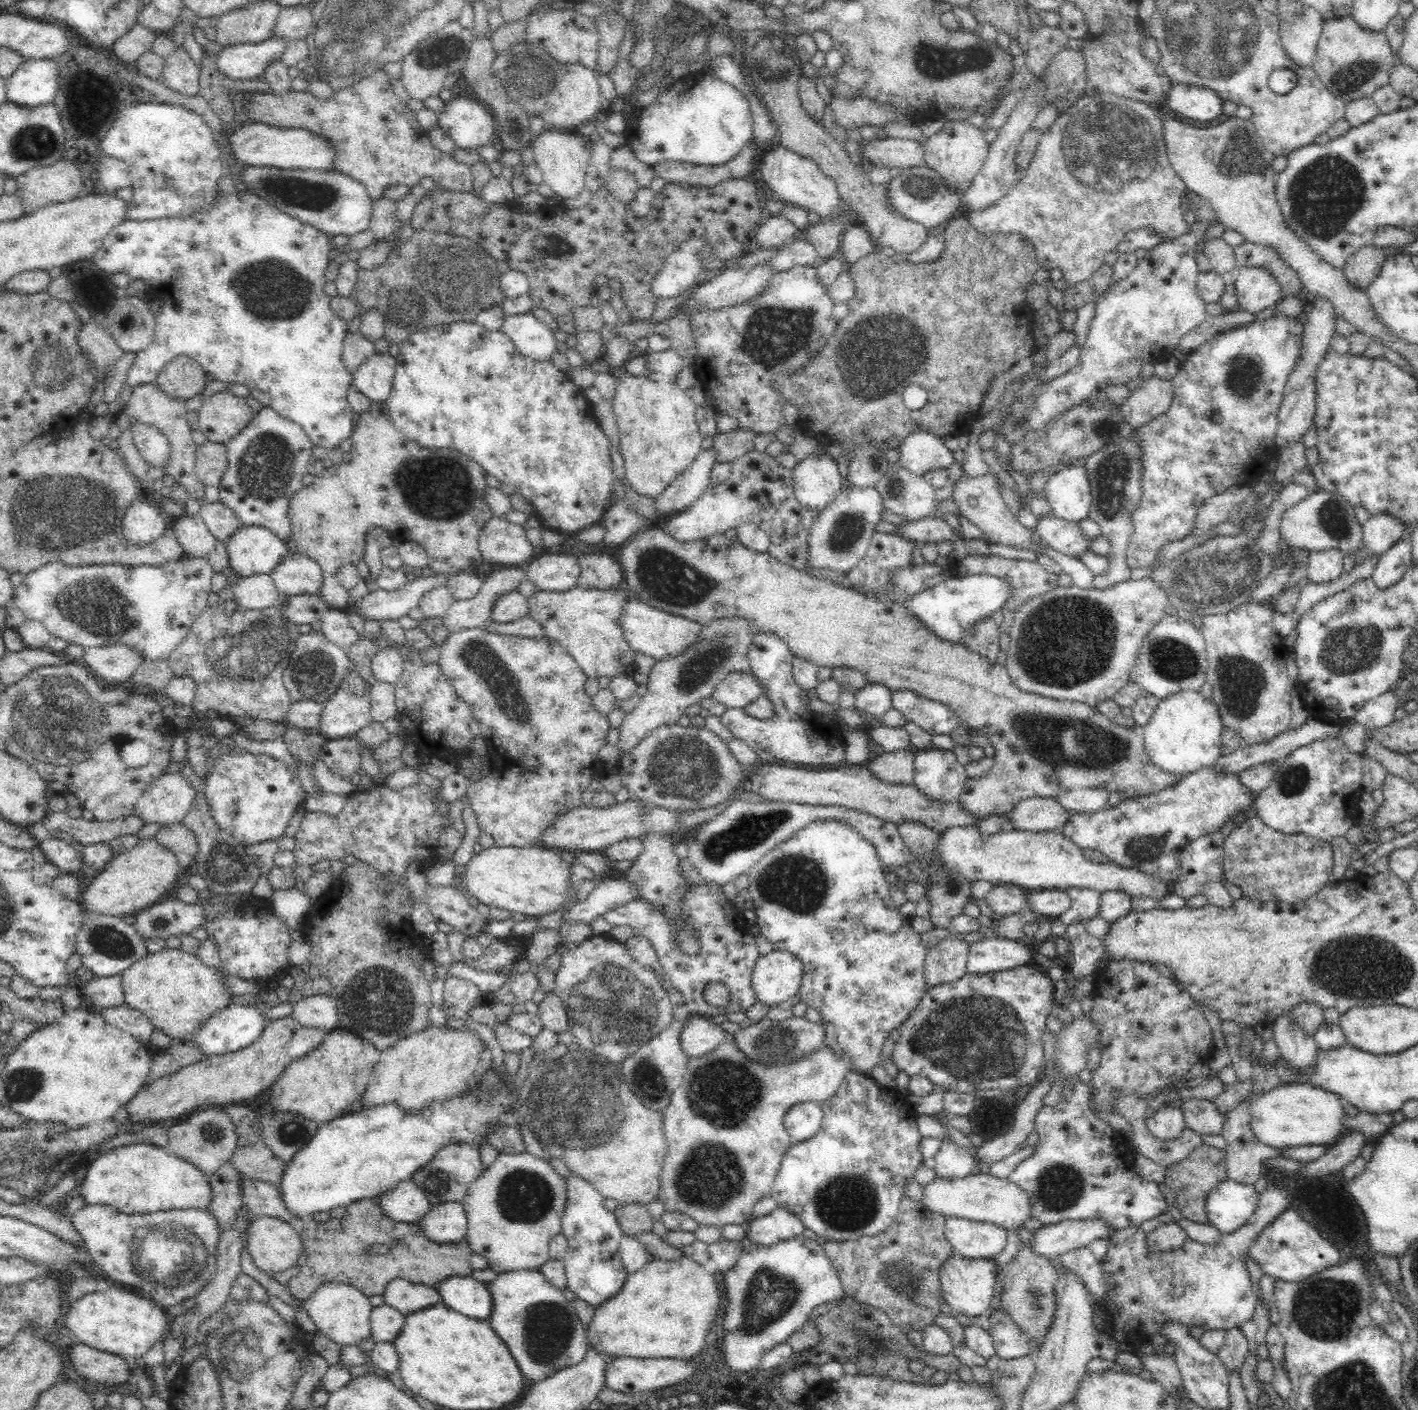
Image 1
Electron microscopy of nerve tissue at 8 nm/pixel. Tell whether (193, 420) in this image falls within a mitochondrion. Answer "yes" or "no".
no

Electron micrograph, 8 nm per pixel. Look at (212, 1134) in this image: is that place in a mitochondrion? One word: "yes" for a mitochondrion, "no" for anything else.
yes

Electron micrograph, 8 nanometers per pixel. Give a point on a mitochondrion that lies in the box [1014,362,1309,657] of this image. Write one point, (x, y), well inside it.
(1212, 581)

